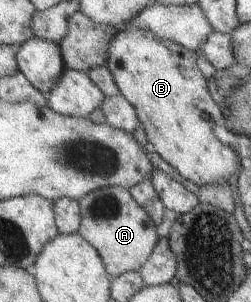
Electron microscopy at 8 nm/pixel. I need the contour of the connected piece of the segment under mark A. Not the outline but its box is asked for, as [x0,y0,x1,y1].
[77,185,156,278]

